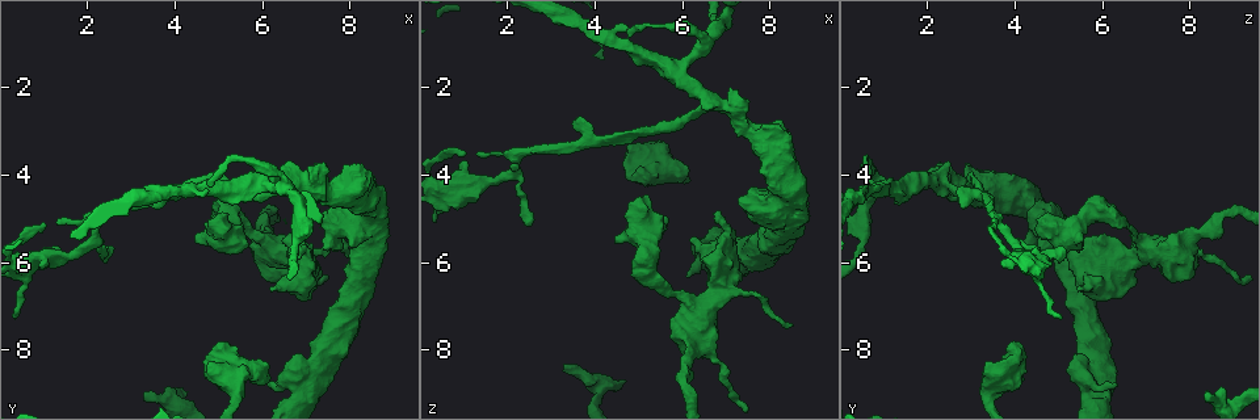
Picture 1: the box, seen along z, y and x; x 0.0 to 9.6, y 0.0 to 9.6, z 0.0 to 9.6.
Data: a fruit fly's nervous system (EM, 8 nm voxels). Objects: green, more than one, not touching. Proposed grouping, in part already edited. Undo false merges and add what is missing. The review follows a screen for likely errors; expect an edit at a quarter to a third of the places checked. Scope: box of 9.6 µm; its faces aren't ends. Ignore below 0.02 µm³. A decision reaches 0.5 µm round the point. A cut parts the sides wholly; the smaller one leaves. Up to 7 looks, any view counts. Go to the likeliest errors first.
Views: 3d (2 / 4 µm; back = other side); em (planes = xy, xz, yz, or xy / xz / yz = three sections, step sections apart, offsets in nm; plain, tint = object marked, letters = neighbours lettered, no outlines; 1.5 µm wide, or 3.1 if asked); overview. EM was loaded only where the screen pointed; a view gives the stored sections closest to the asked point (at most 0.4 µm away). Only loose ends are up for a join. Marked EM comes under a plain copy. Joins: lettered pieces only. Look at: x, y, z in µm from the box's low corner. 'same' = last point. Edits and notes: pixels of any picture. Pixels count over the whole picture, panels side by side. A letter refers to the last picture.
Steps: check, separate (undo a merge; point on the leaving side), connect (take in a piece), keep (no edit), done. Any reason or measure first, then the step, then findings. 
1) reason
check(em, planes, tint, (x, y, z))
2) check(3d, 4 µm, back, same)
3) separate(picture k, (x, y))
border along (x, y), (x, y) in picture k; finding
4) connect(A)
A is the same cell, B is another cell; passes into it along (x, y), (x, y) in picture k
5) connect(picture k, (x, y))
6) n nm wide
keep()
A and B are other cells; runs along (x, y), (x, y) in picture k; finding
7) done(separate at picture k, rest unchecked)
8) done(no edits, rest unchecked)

free end
check(3d, 2 µm, (2.45, 5.70, 5.20))

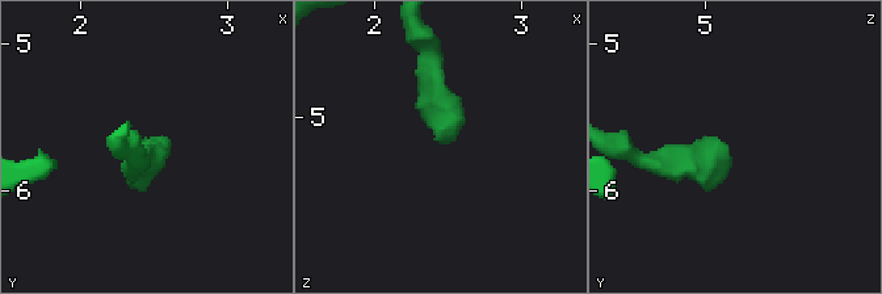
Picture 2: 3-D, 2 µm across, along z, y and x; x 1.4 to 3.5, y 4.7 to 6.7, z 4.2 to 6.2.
check(em, planes, letters, (2.42, 5.76, 5.18))

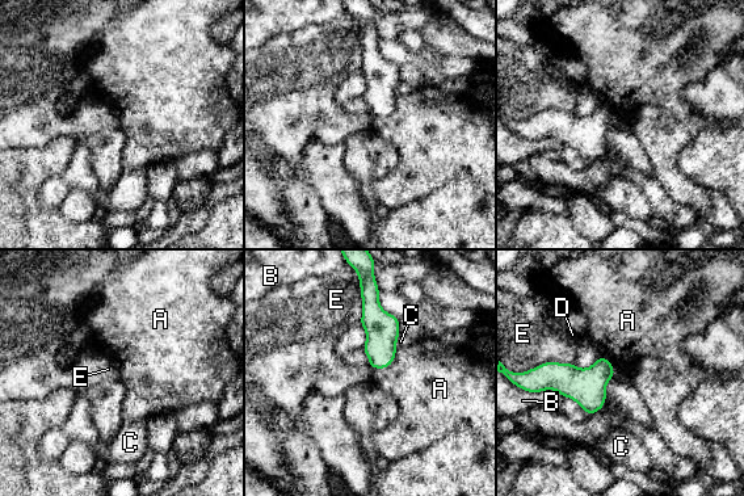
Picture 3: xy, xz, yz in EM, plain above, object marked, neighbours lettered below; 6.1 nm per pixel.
E touches over 300 nm
keep()
A, B, C, D and E are other cells; none of them fits

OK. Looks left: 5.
branch stops here
check(em, planes, letters, (3.35, 9.00, 8.40))

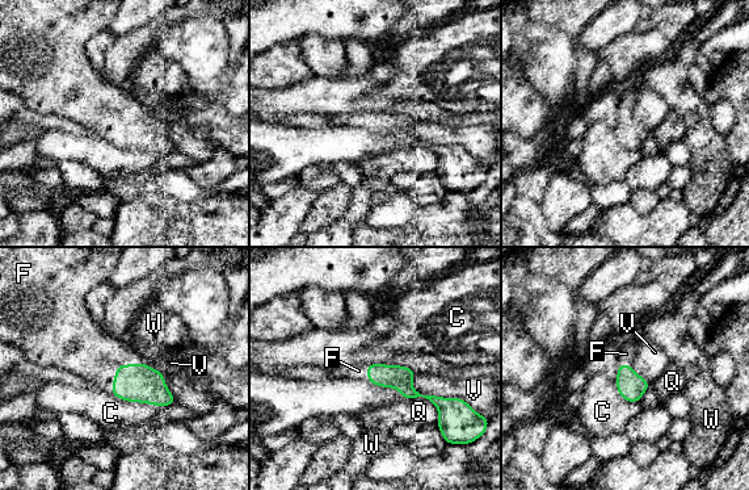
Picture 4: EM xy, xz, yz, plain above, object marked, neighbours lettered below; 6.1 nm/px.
connect(F)
F is the same cell, C, Q, V and W are other cells; passes into it along (138, 382), (116, 368), (81, 347) in picture 4; it goes on there

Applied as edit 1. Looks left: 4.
redraw
check(overview)

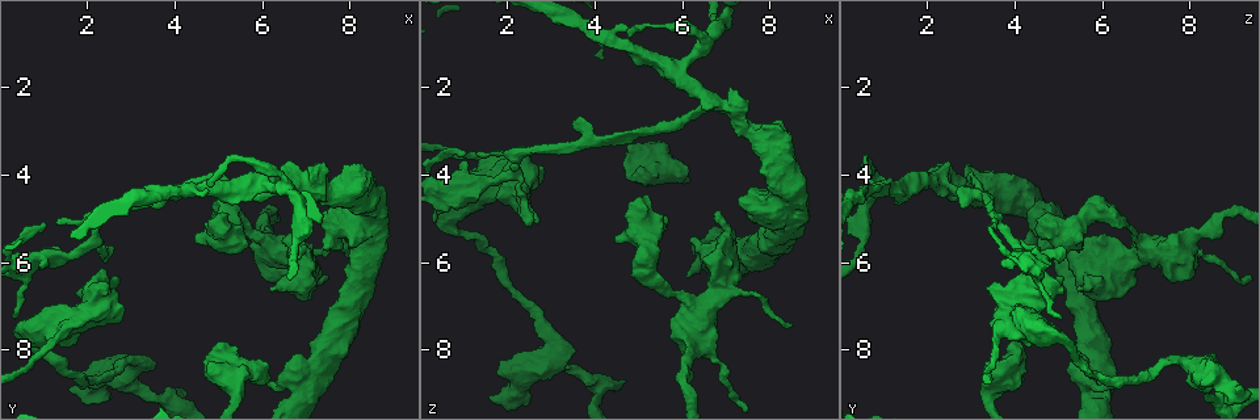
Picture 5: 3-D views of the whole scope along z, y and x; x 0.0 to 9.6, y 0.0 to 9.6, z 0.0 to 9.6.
branch stops here
check(em, xz, step 4, letters, (6.15, 8.70, 4.15))

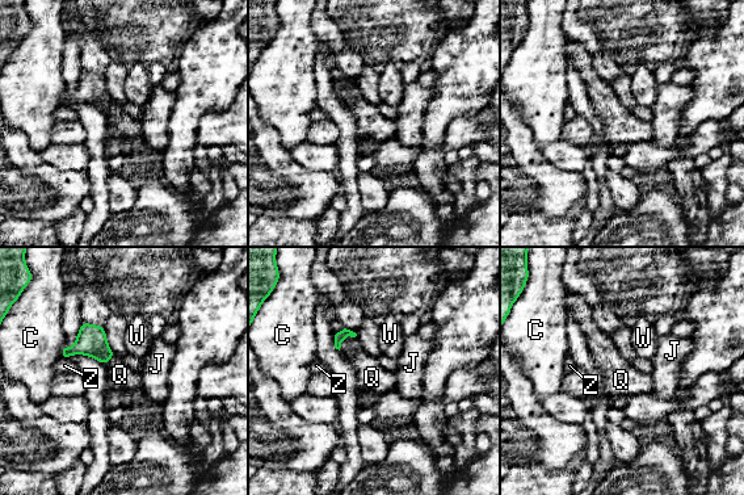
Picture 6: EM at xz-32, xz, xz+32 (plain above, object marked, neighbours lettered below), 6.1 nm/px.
another direction
check(em, planes, letters, same)

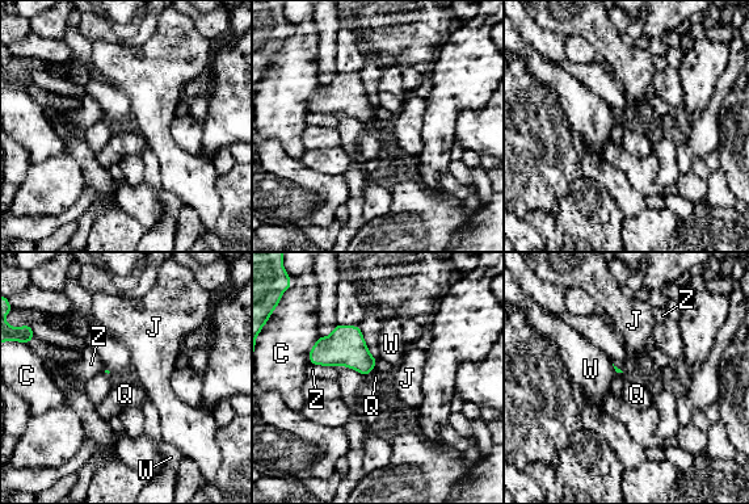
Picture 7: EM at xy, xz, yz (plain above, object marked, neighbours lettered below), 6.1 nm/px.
keep()
C, J, Q, W and Z are other cells; no lettered piece goes on from it

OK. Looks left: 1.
done(connect at picture 4, rest unchecked)

